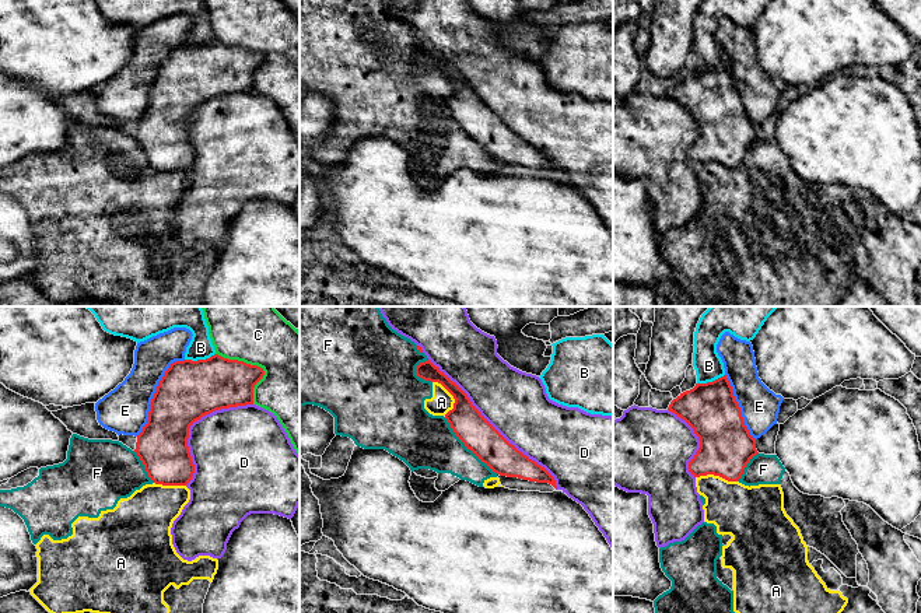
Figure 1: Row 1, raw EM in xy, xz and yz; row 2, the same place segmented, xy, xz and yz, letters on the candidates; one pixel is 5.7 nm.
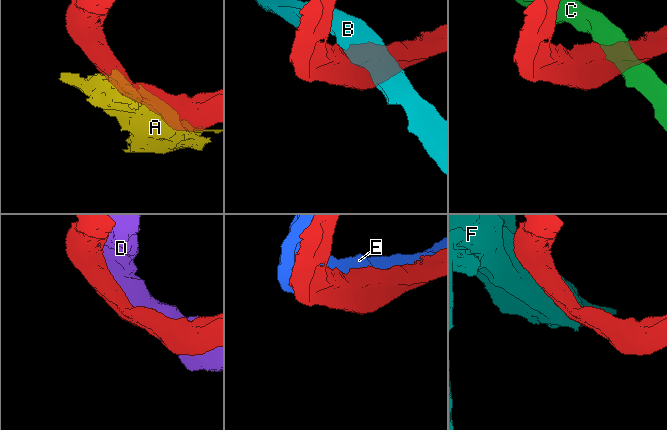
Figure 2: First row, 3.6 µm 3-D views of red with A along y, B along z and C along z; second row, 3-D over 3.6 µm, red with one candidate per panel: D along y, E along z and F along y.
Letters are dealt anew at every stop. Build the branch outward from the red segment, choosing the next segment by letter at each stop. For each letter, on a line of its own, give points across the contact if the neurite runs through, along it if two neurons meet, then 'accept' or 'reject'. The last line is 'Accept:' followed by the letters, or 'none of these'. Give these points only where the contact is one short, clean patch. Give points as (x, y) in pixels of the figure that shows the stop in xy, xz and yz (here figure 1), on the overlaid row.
A: reject
B: reject
C: reject
D: reject
E: reject
F: reject
Accept: none of these

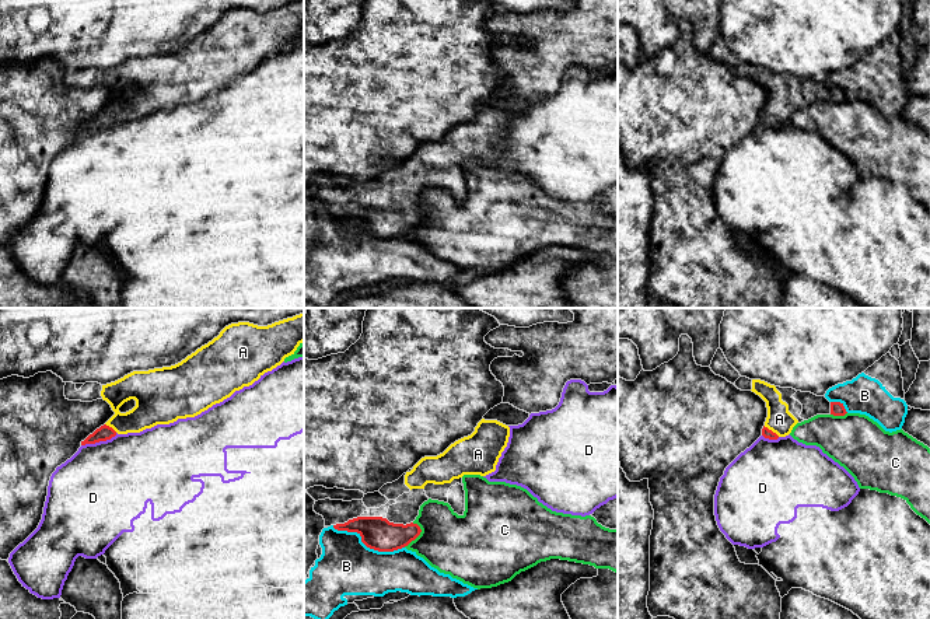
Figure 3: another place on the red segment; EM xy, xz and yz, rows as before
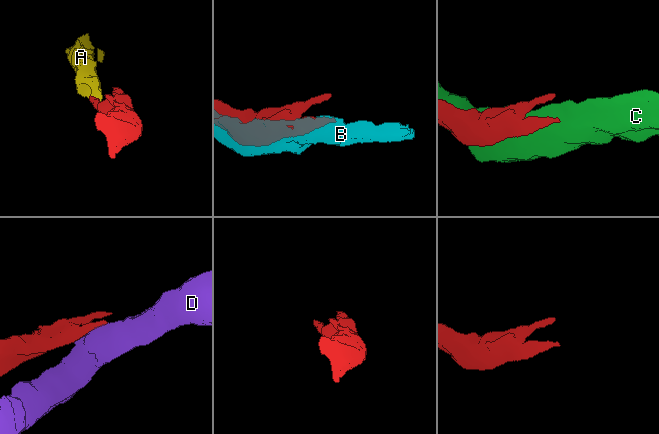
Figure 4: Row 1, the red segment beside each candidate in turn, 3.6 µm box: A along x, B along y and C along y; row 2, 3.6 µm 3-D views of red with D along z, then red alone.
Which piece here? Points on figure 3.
A: way yz (766, 433), (771, 430), (779, 419); accept
B: reject
C: reject
D: reject
Accept: A

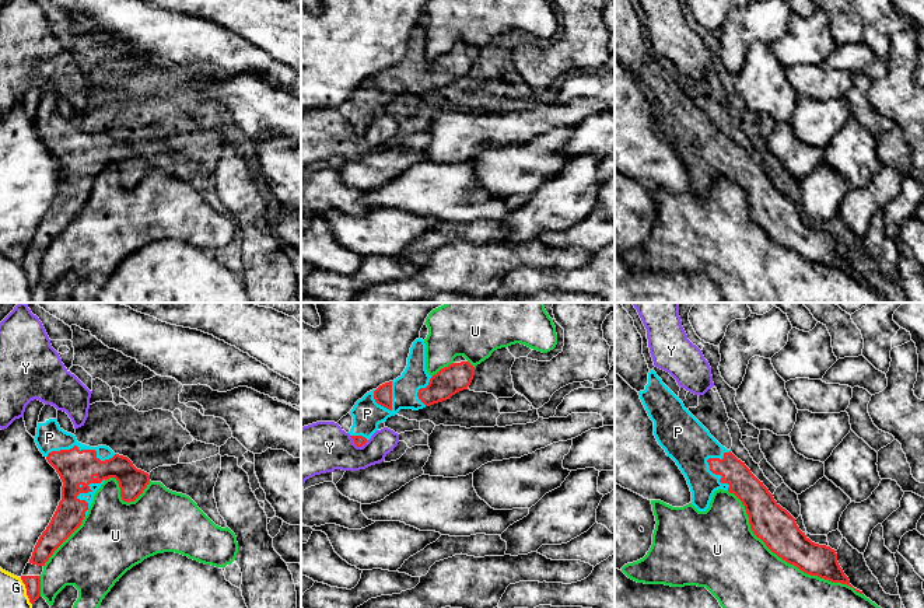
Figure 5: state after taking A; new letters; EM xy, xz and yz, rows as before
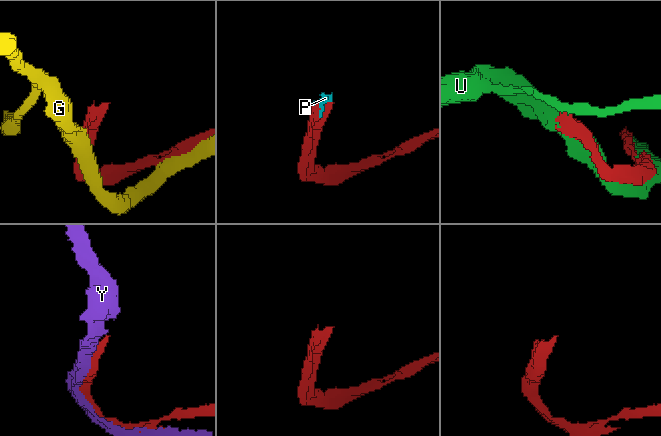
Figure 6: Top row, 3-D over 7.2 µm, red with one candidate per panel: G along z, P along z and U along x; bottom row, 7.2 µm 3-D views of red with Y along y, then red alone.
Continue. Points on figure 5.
G: reject
P: accept
U: reject
Y: reject
Accept: P

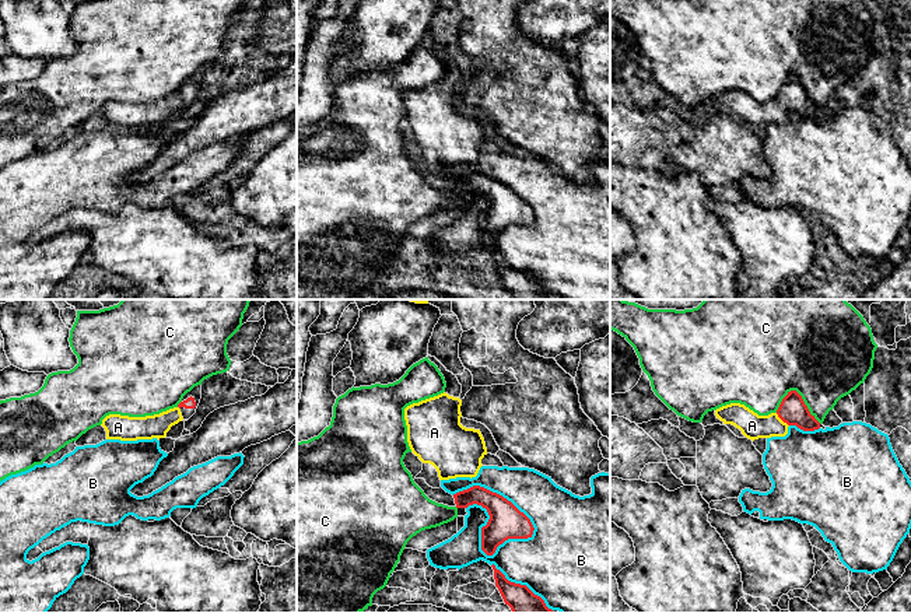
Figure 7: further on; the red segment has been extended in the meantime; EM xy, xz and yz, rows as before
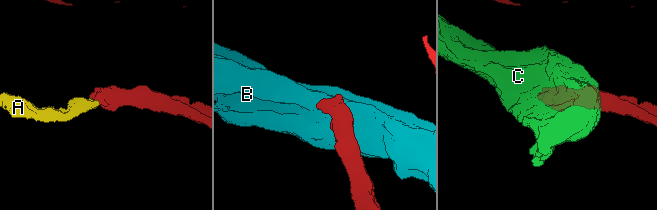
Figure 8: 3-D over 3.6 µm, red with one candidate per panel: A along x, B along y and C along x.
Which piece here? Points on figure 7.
A: way yz (792, 410), (782, 420), (771, 426), (752, 426); accept
B: reject
C: reject
Accept: A

